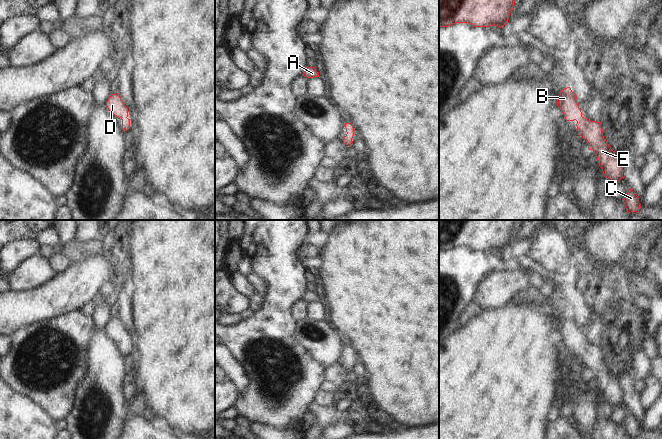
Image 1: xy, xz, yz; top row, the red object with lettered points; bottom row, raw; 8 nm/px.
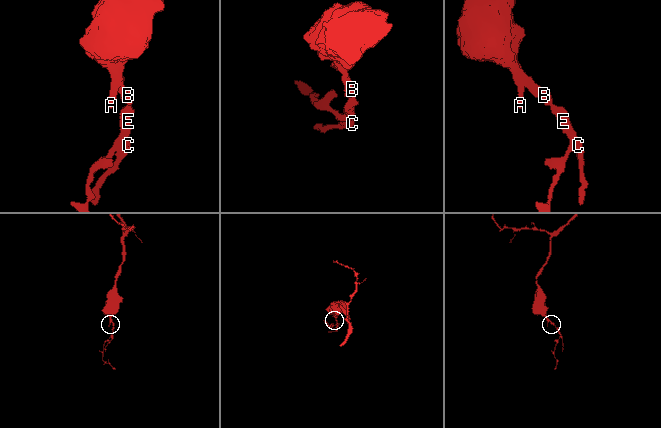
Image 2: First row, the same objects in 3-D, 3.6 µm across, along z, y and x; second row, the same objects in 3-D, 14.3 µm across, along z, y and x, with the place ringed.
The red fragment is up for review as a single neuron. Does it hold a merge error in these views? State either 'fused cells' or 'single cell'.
single cell

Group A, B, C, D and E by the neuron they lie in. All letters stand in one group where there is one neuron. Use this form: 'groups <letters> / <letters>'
groups A B C D E

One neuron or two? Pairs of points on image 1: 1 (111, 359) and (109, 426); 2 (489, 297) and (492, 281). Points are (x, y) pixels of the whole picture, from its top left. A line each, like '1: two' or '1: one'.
1: one
2: one

